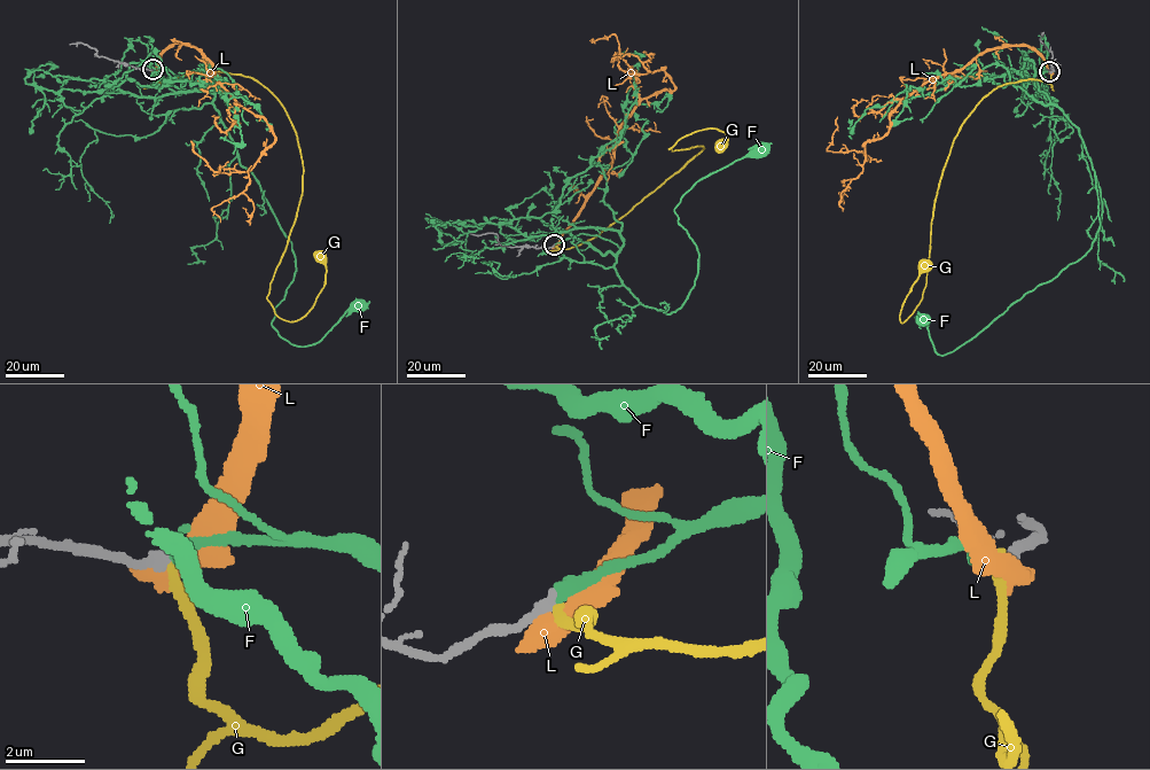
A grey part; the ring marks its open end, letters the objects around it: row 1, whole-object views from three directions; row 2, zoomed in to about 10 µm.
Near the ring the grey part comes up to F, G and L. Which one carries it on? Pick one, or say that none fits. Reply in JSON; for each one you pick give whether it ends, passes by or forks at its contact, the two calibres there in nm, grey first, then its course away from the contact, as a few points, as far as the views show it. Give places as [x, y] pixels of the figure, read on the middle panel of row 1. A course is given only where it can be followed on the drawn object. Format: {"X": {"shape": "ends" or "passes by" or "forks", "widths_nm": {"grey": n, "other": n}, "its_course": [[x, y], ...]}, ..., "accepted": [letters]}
{"F": {"shape": "ends", "widths_nm": {"grey": 320, "other": 400}, "its_course": [[554, 244], [612, 241], [634, 297], [674, 311], [698, 251], [674, 210], [760, 149]]}, "accepted": ["F"]}

